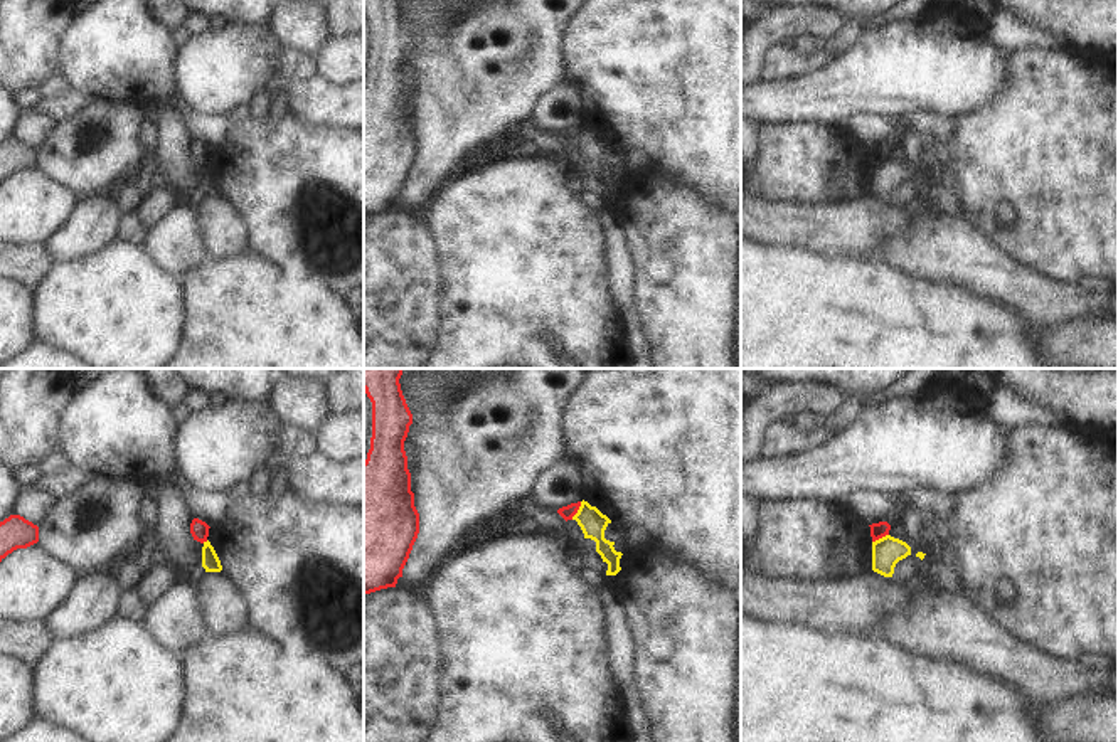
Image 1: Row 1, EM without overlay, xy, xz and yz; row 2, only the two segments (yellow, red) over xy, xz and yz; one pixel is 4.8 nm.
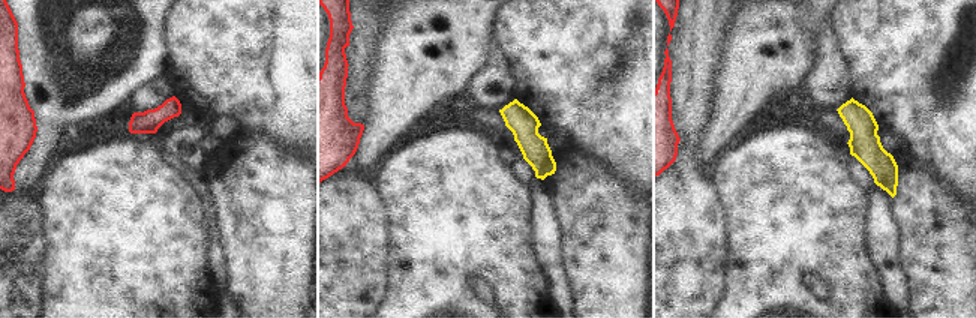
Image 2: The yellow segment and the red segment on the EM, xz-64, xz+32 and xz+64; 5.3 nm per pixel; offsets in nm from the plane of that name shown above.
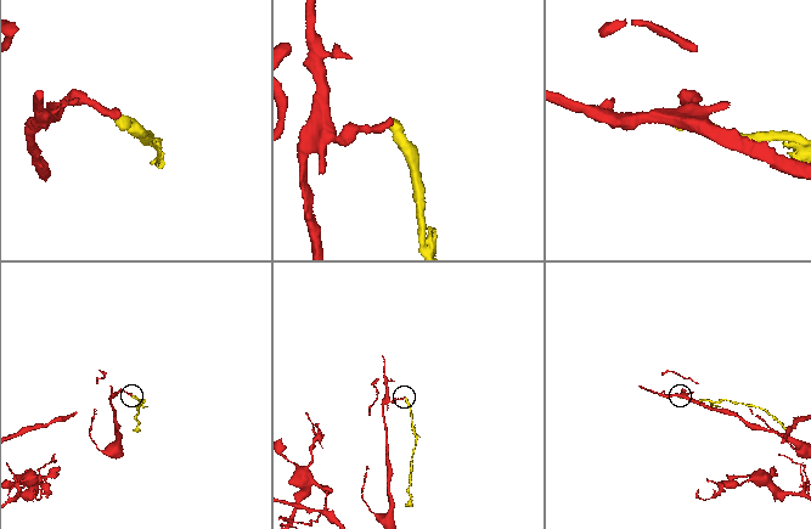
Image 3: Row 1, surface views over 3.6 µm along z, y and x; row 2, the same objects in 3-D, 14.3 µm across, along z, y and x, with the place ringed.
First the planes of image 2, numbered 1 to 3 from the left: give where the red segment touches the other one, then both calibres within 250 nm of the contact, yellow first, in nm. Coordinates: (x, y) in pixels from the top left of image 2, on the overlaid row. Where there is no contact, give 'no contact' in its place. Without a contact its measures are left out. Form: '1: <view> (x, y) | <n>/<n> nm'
1: no contact
2: no contact
3: no contact

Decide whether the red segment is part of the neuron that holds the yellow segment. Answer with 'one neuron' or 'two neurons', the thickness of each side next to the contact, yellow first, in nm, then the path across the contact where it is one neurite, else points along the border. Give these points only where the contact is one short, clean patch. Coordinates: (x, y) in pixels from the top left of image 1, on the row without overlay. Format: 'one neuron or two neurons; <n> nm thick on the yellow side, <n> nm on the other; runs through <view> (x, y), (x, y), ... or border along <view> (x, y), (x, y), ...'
two neurons; 130 nm thick on the yellow side, 70 nm on the other; border along xz (581, 125), (571, 142)

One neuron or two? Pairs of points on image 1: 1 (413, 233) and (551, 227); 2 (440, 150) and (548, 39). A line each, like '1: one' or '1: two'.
1: two
2: one

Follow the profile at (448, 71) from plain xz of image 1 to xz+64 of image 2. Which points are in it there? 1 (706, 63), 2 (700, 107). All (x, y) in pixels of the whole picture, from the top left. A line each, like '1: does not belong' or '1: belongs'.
1: does not belong
2: does not belong

